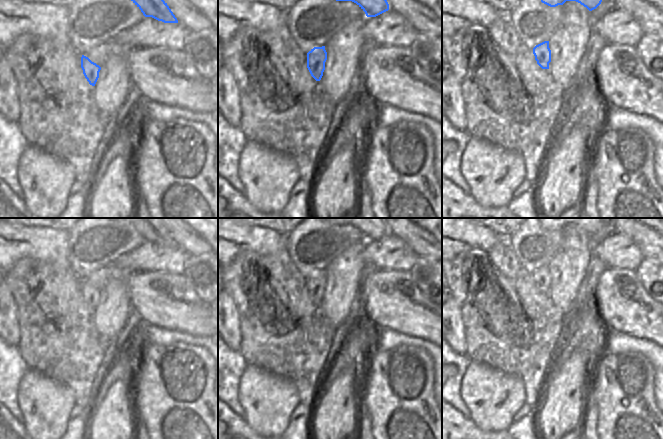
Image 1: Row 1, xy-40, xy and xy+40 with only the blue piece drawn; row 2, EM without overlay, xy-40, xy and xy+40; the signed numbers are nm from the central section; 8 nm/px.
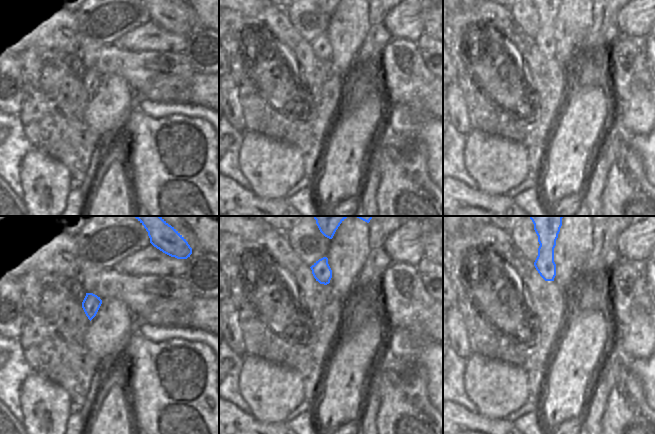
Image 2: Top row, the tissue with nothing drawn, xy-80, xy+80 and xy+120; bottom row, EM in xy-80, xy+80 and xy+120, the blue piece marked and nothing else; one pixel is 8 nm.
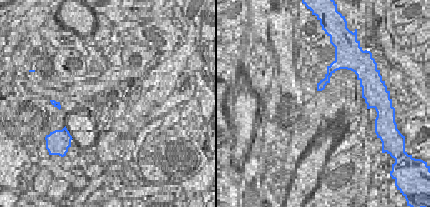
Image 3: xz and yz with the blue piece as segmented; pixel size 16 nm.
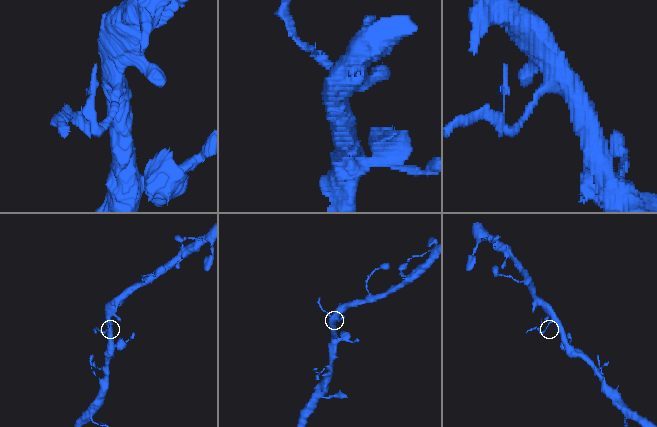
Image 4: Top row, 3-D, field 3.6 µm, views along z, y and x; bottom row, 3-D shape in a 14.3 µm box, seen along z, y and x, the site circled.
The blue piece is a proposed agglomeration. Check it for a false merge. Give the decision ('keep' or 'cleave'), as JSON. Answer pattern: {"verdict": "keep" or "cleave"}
{"verdict": "cleave"}

